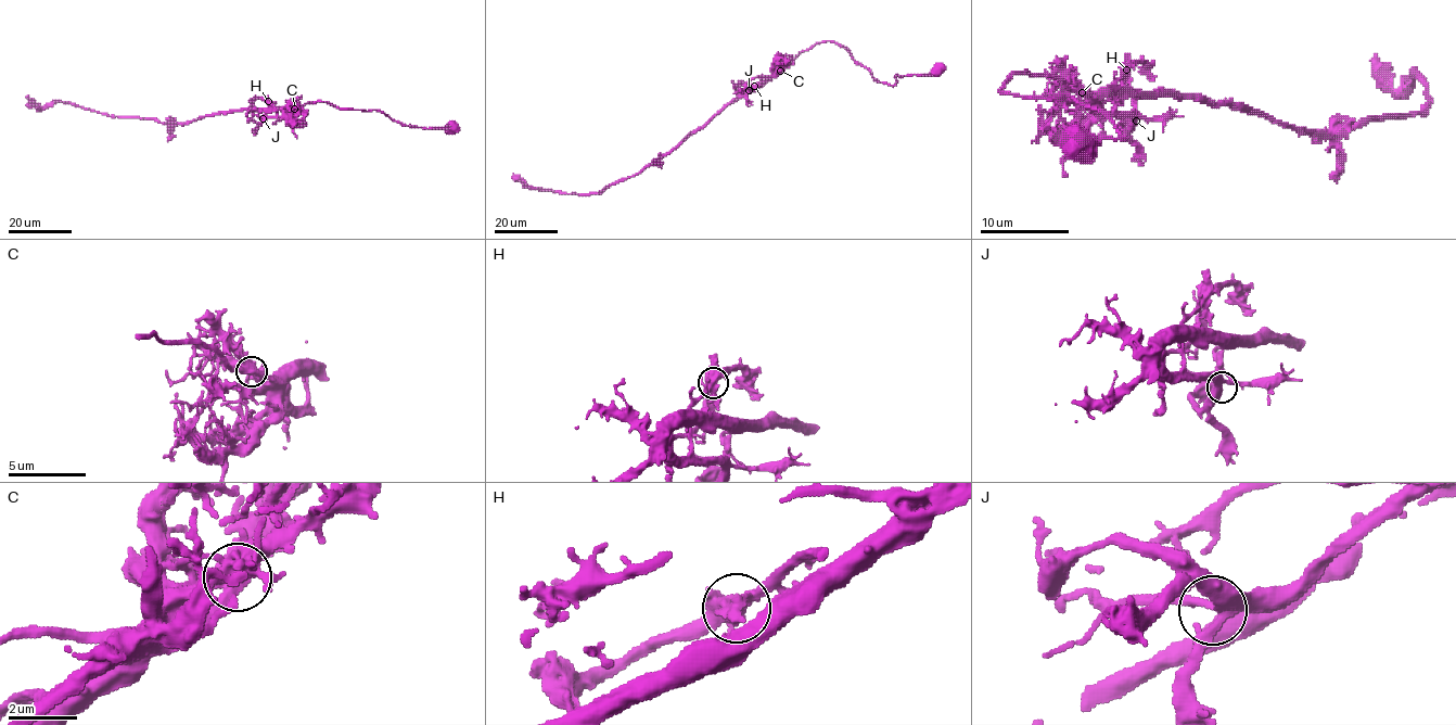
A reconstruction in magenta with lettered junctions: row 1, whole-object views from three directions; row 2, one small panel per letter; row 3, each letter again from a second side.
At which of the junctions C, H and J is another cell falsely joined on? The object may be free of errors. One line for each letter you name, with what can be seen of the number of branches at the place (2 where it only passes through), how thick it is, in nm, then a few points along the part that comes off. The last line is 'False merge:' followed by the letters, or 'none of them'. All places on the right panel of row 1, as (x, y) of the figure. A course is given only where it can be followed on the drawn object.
False merge: none of them

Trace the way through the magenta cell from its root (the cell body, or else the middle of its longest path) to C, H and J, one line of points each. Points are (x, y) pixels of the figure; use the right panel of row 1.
C: (1081, 143), (1123, 138), (1072, 97), (1000, 91), (1023, 72), (1083, 91)
H: (1081, 143), (1123, 138), (1072, 97), (1003, 87), (1027, 72), (1112, 91), (1127, 70)
J: (1081, 143), (1123, 138), (1098, 110), (1072, 97), (1003, 93), (1007, 80), (1051, 74), (1102, 112), (1136, 121)

